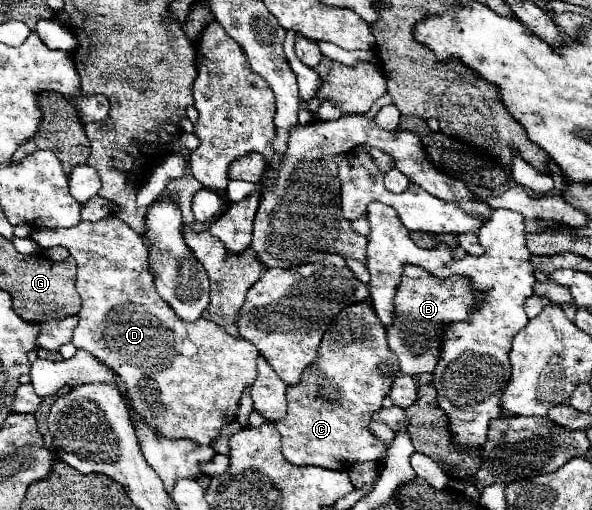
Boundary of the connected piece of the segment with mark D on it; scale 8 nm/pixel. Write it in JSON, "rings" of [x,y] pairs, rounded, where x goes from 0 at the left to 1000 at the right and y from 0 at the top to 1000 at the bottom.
{"rings":[[[196,424],[162,439],[139,431],[115,451],[57,447],[51,467],[57,467],[68,486],[91,478],[111,482],[118,502],[128,510],[128,569],[139,584],[139,604],[132,612],[135,631],[125,647],[122,675],[155,690],[155,698],[203,737],[199,753],[213,769],[216,792],[226,800],[226,808],[233,808],[236,824],[264,847],[264,855],[287,863],[318,859],[334,871],[358,871],[375,835],[399,824],[409,769],[412,761],[426,757],[436,737],[439,690],[432,678],[412,663],[389,659],[358,627],[338,624],[331,631],[311,631],[301,624],[260,565],[240,463]]]}

